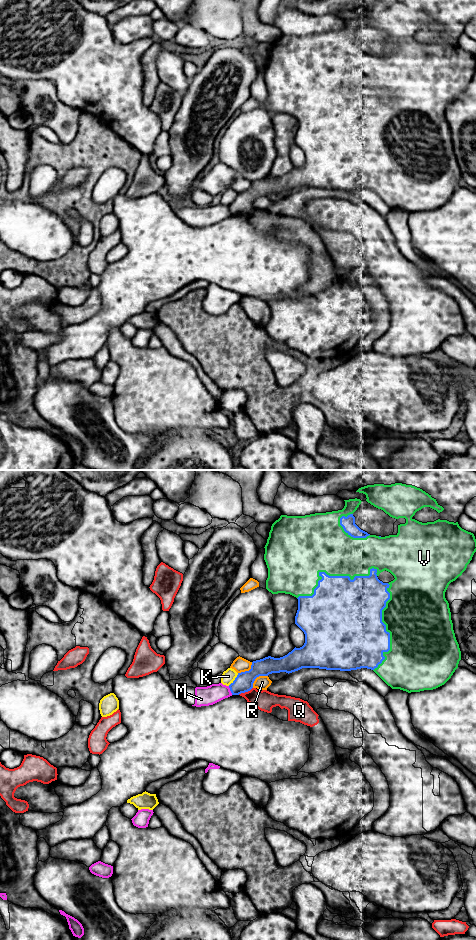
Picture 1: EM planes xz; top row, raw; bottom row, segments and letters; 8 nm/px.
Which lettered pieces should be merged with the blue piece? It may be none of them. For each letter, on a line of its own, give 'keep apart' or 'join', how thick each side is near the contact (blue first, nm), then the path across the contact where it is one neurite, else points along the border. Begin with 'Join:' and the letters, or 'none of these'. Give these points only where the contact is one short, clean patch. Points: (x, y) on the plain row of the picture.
Join: V
K: keep apart; calibres 150 and 110 nm; border xz (238, 193), (228, 205)
M: keep apart; calibres 150 and 160 nm; border xz (228, 206), (232, 214)
Q: keep apart; calibres 150 and 160 nm; border xz (252, 207), (238, 214)
R: keep apart; calibres 150 and 110 nm
V: join; calibres 460 and 420 nm

